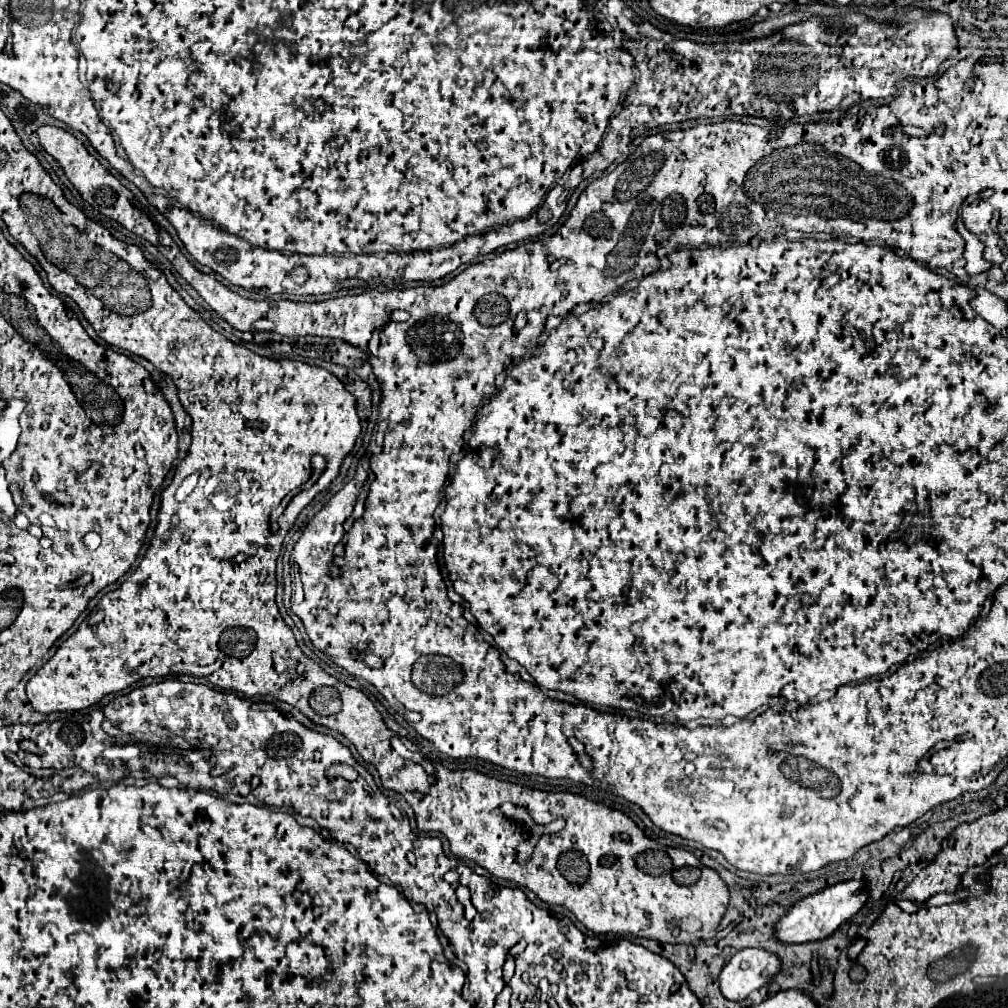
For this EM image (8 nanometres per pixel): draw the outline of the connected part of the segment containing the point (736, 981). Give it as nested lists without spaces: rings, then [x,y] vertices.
[[[764,949],[738,951],[720,971],[720,991],[728,1001],[742,1001],[780,971],[780,959]]]

